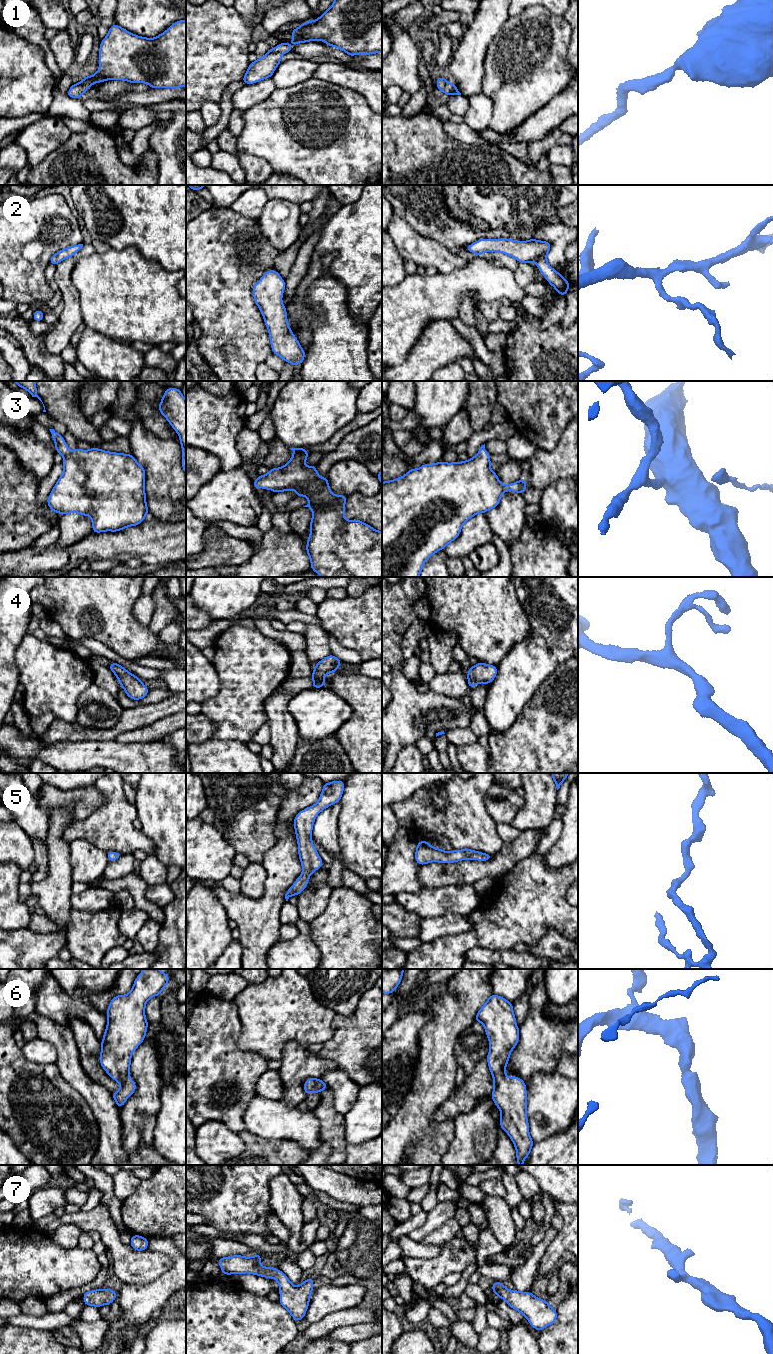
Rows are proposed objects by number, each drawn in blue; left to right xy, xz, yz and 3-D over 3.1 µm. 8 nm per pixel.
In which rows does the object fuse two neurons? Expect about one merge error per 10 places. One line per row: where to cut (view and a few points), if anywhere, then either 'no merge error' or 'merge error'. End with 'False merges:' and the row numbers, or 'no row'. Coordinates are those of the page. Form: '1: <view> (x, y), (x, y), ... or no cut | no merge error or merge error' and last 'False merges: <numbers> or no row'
1: no cut | no merge error
2: no cut | no merge error
3: no cut | no merge error
4: no cut | no merge error
5: no cut | no merge error
6: no cut | no merge error
7: no cut | no merge error
False merges: no row

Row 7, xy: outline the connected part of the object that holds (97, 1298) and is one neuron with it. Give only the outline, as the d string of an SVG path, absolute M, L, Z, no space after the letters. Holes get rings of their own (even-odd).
M97 1289L84 1292L83 1300L85 1305L99 1308L102 1305L110 1306L111 1302L117 1298L117 1293L113 1289Z

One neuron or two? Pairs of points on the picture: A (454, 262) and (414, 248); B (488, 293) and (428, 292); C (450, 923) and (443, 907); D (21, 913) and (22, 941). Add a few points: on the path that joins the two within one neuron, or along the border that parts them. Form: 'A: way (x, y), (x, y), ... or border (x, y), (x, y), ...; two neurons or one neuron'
A: way (444, 261), (437, 255), (424, 251); one neuron
B: way (473, 287), (450, 287), (443, 292); one neuron
C: border (464, 915), (445, 914), (423, 919); two neurons
D: border (27, 927), (10, 930); two neurons

